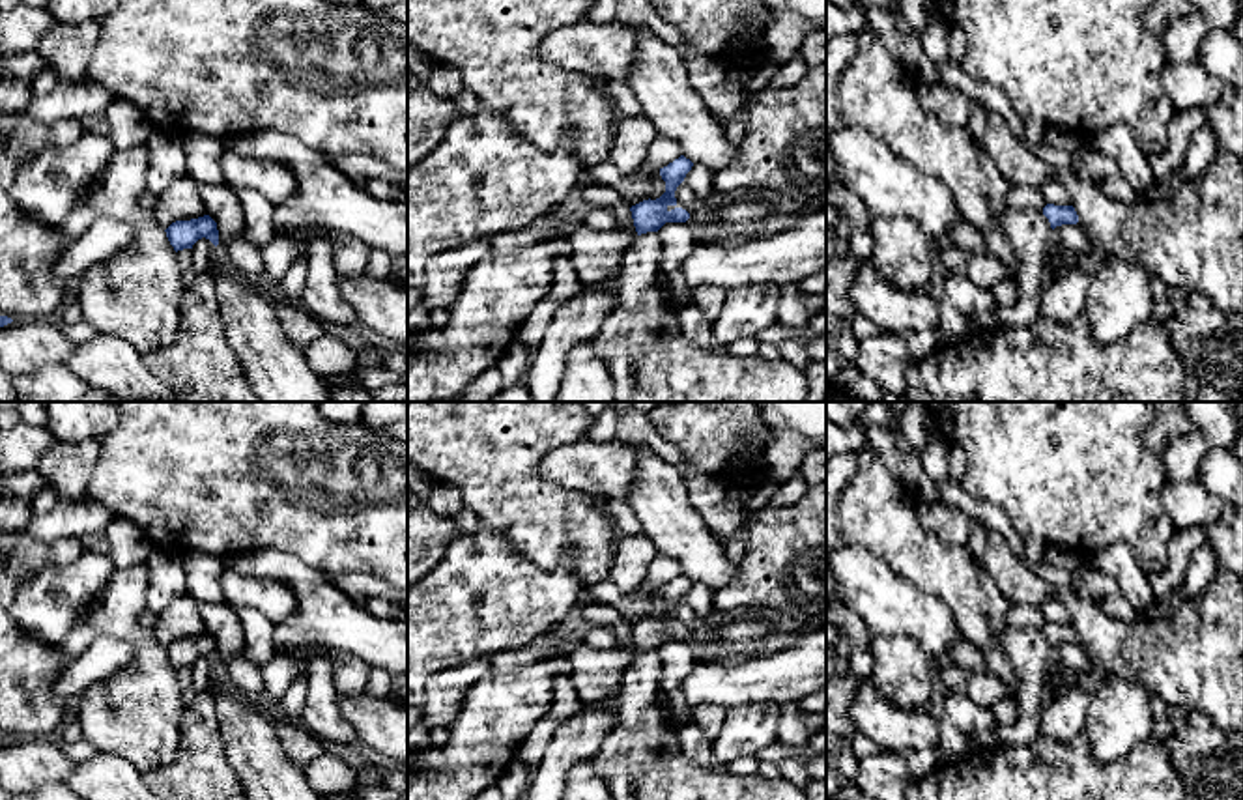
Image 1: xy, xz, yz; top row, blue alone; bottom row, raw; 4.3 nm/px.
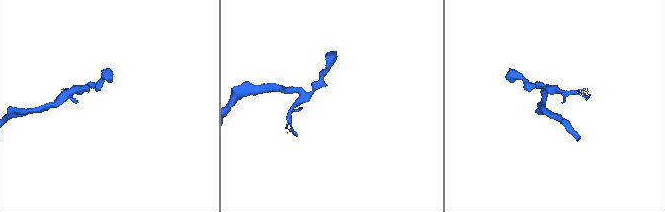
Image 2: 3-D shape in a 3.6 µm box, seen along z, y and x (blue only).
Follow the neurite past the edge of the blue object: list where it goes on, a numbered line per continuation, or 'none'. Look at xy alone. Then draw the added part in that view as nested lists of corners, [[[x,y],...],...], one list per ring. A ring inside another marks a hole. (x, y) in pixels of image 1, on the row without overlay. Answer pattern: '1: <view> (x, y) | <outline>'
none

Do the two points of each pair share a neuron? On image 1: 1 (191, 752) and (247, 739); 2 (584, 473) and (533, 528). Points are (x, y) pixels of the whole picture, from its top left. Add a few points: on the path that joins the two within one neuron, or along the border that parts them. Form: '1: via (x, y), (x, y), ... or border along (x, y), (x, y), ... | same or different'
1: border along (212, 701), (217, 713), (225, 757), (240, 780) | different
2: border along (539, 458), (539, 473), (544, 479), (599, 500) | different

